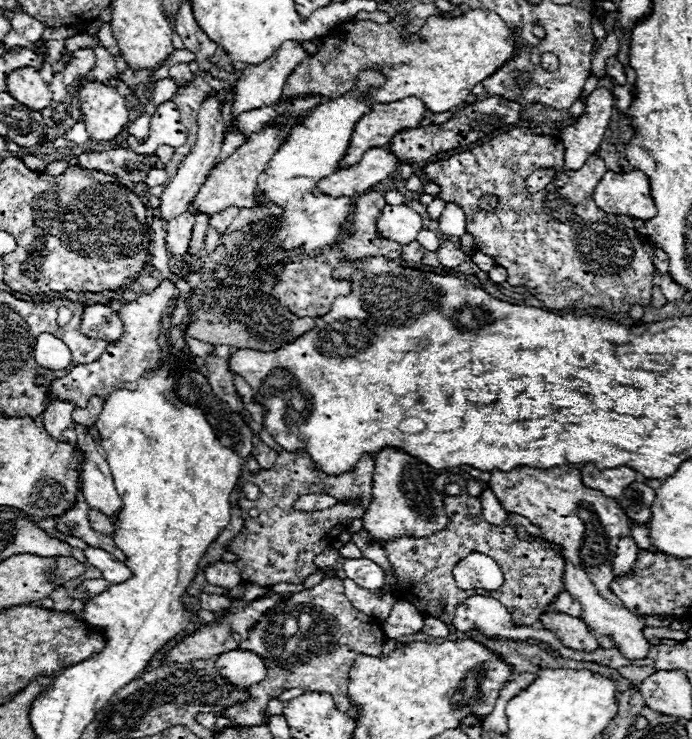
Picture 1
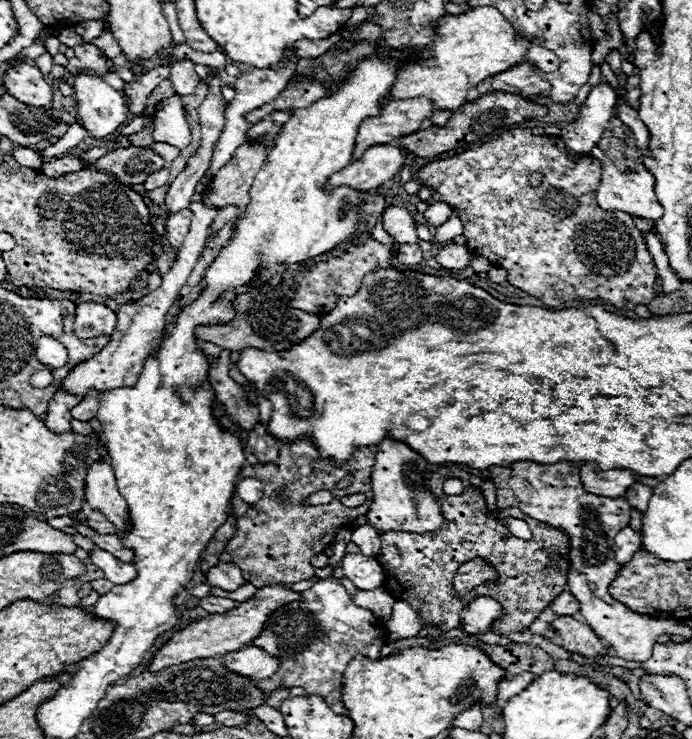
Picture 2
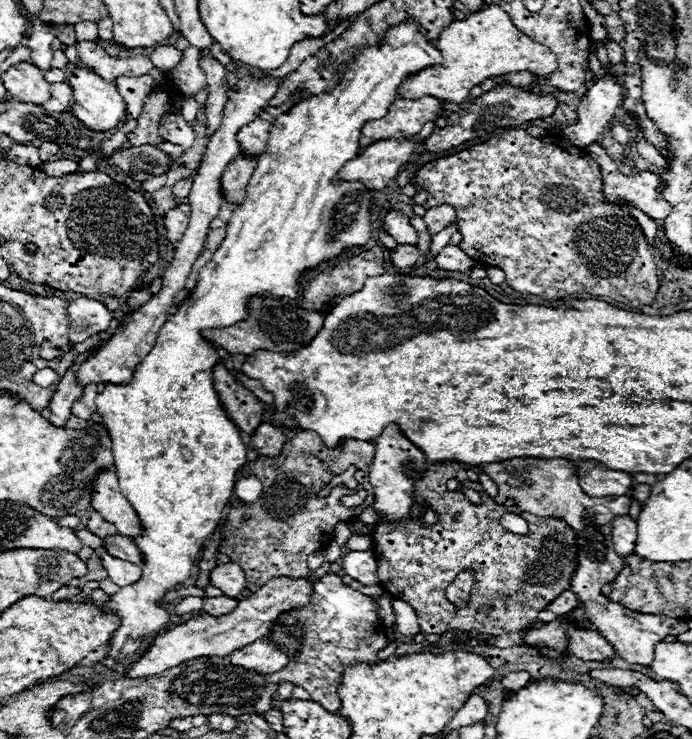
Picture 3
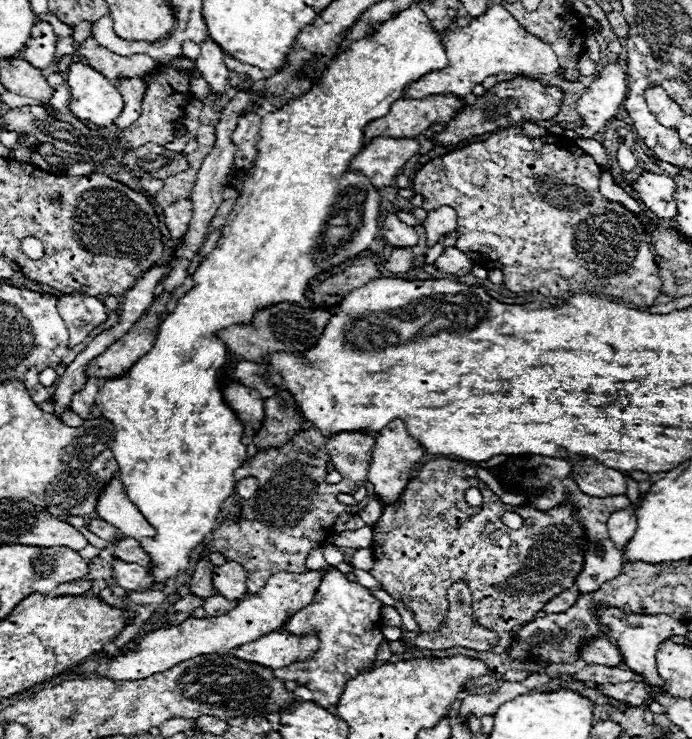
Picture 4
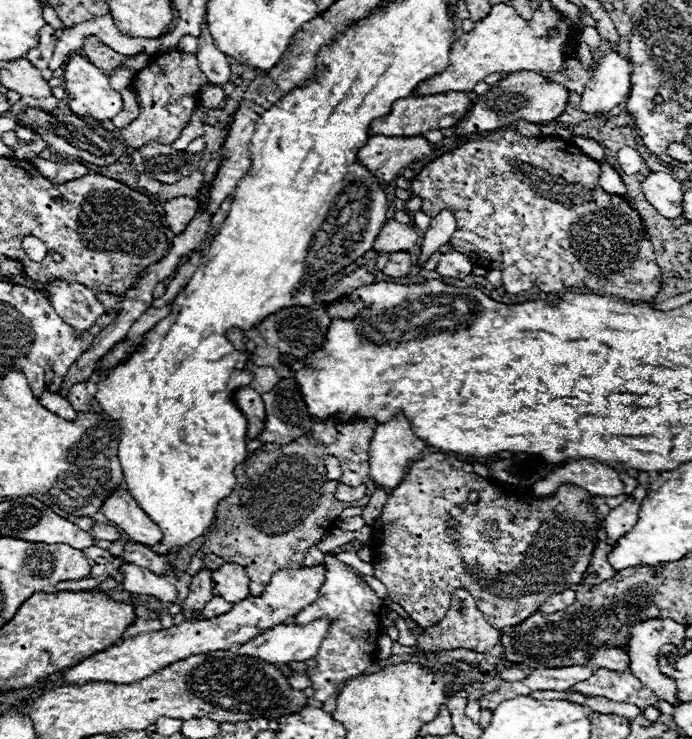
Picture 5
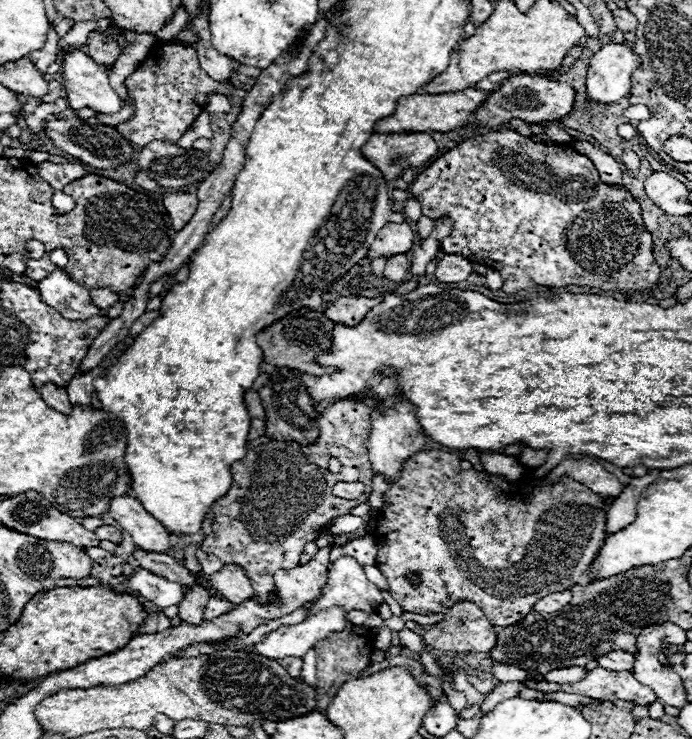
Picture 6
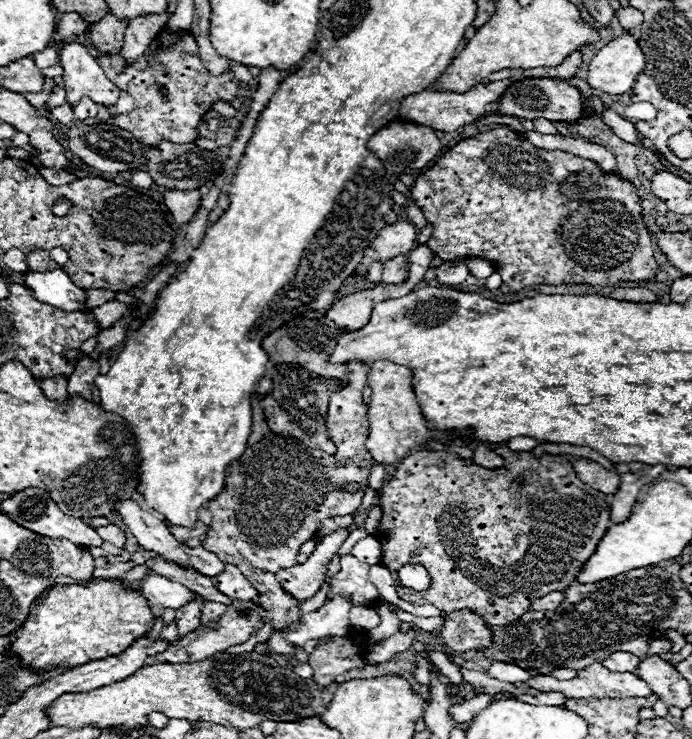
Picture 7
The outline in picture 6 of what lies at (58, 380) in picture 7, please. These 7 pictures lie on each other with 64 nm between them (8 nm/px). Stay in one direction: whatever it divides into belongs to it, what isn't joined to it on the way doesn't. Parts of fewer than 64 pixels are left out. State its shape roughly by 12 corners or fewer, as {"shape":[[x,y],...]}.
{"shape":[[44,384],[40,394],[54,410],[70,414],[66,388]]}

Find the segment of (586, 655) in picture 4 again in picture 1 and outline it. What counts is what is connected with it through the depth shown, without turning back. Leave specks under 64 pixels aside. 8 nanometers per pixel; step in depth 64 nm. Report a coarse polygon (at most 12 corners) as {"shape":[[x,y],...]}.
{"shape":[[556,610],[542,614],[546,630],[566,648],[600,648],[580,618]]}

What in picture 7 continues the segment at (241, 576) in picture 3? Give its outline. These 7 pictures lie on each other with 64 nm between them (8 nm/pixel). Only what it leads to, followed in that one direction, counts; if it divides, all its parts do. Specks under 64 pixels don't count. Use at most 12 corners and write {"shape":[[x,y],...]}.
{"shape":[[236,566],[212,576],[212,584],[238,602],[254,602],[256,588]]}

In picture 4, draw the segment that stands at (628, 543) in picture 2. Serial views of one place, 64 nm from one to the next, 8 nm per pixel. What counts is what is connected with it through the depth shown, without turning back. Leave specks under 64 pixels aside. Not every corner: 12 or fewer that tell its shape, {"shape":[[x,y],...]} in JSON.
{"shape":[[632,506],[608,518],[608,536],[618,550],[636,532]]}

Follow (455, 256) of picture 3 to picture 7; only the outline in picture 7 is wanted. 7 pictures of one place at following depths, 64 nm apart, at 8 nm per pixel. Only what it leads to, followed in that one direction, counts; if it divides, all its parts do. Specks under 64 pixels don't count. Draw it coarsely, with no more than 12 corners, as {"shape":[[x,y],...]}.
{"shape":[[446,260],[436,268],[436,280],[458,286],[468,276],[466,262]]}

